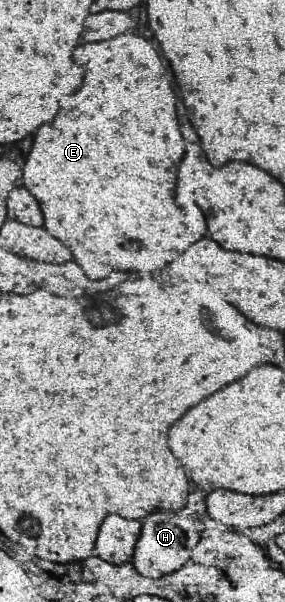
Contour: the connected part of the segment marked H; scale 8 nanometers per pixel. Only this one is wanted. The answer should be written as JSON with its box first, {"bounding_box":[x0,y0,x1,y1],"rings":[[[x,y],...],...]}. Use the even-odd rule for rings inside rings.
{"bounding_box":[132,510,200,578],"rings":[[[166,510],[150,512],[142,520],[140,538],[138,538],[132,562],[134,562],[136,570],[146,578],[166,576],[190,560],[190,552],[192,552],[190,546],[194,548],[198,542],[200,542],[200,536],[198,536],[192,520],[188,520],[180,514],[174,514],[174,512],[166,512]]]}

